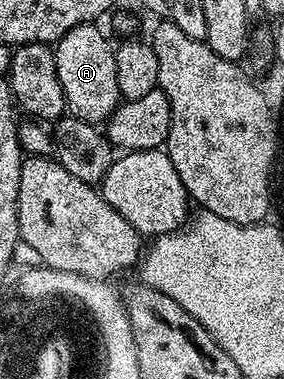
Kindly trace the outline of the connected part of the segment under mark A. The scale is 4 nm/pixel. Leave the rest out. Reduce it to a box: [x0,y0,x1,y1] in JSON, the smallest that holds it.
[55,24,123,126]

